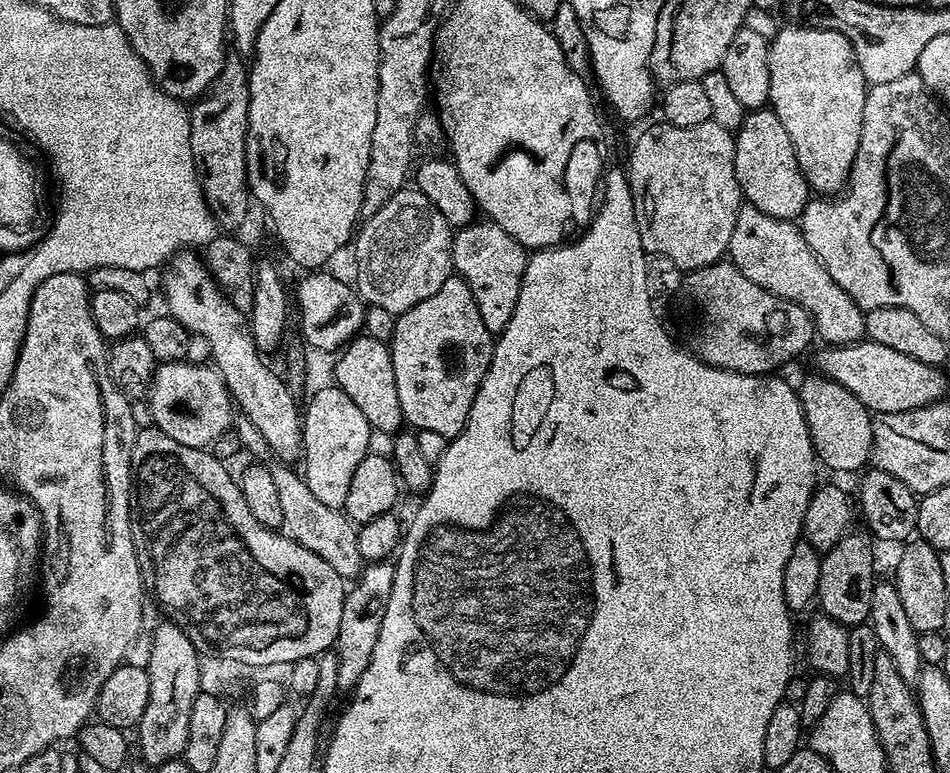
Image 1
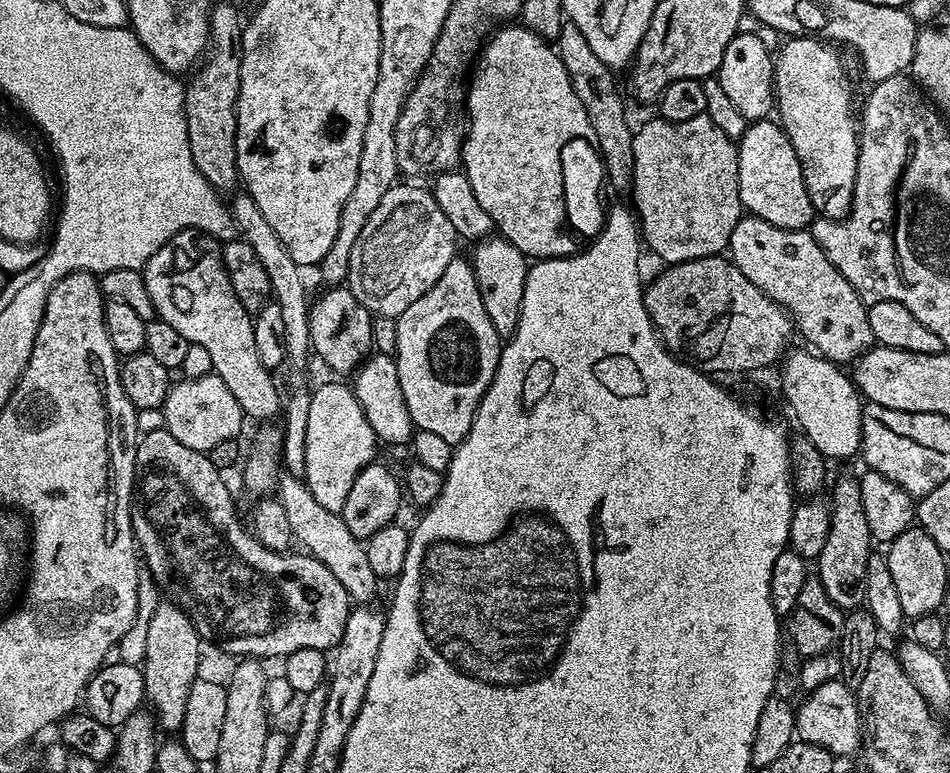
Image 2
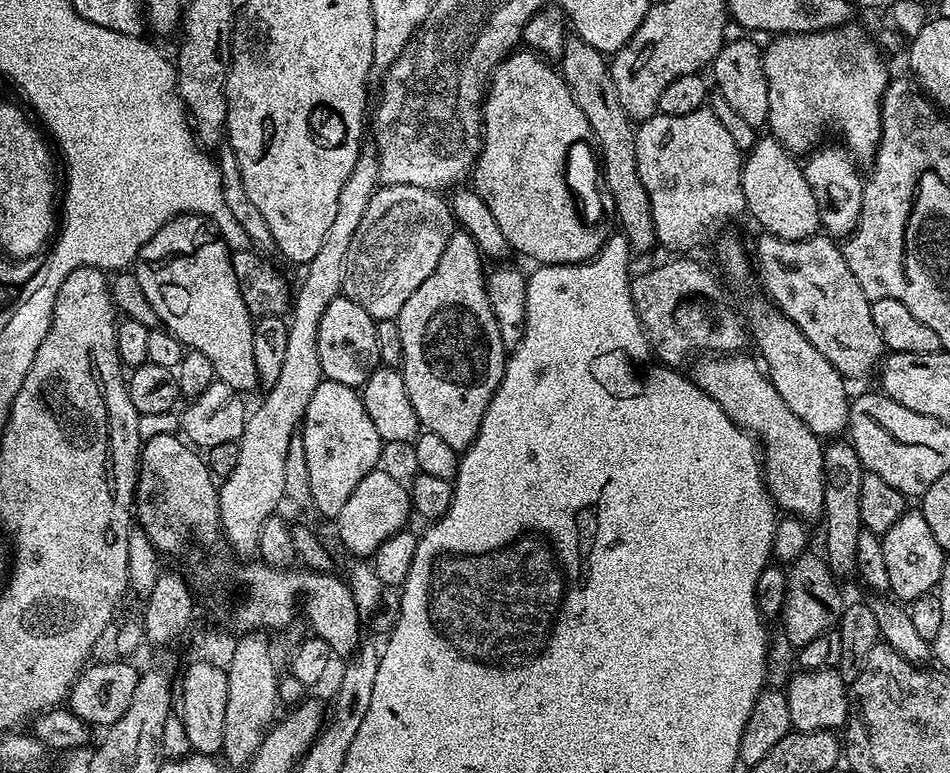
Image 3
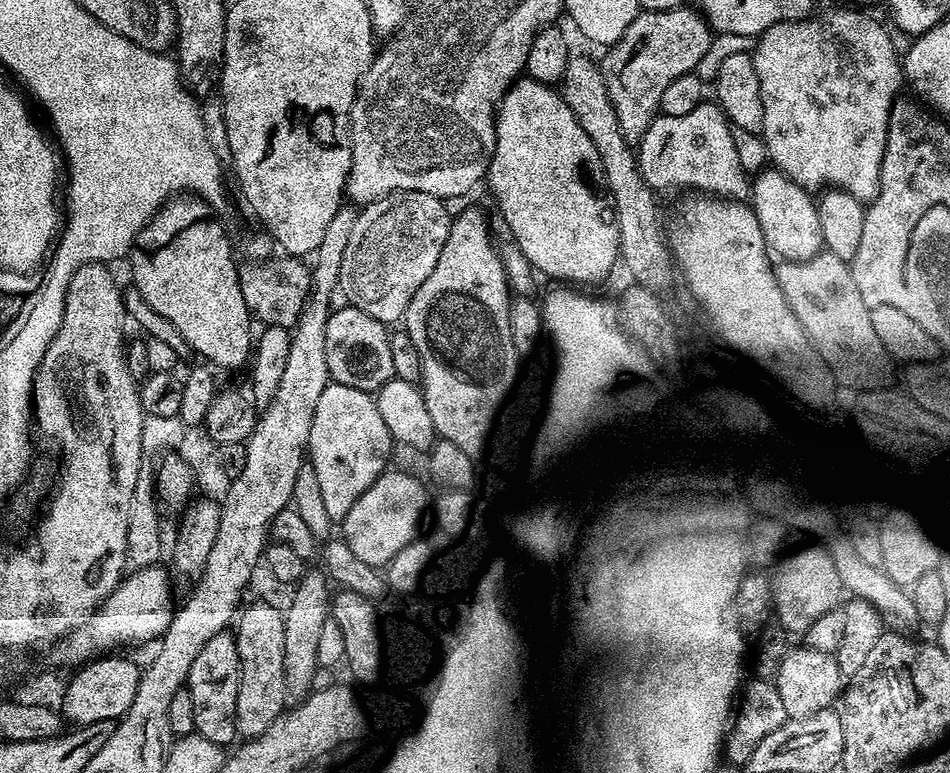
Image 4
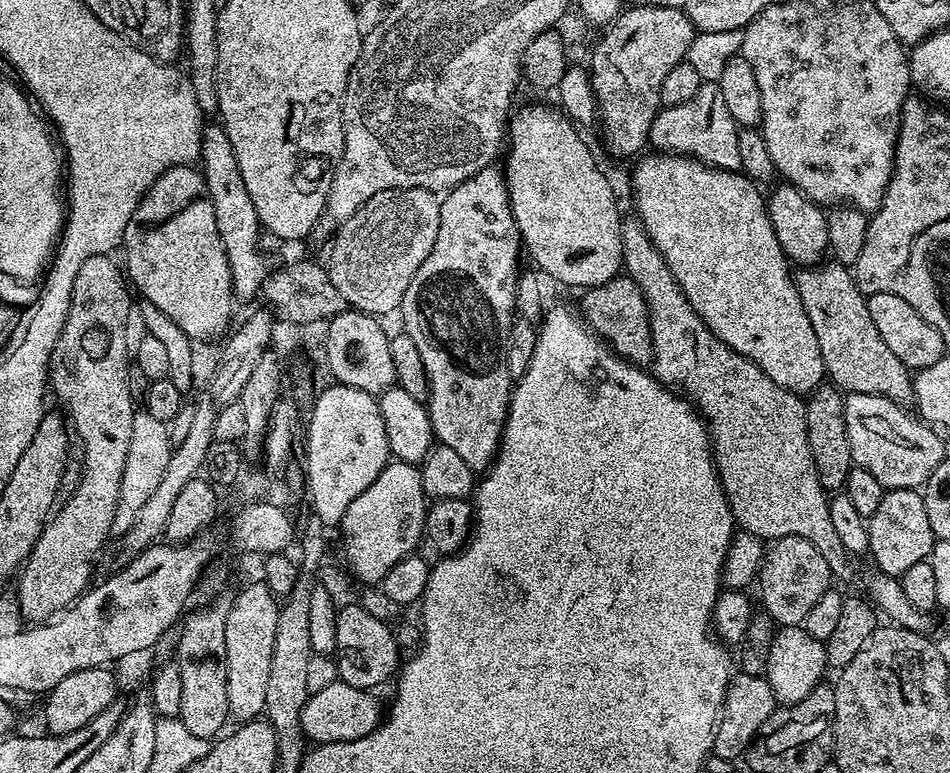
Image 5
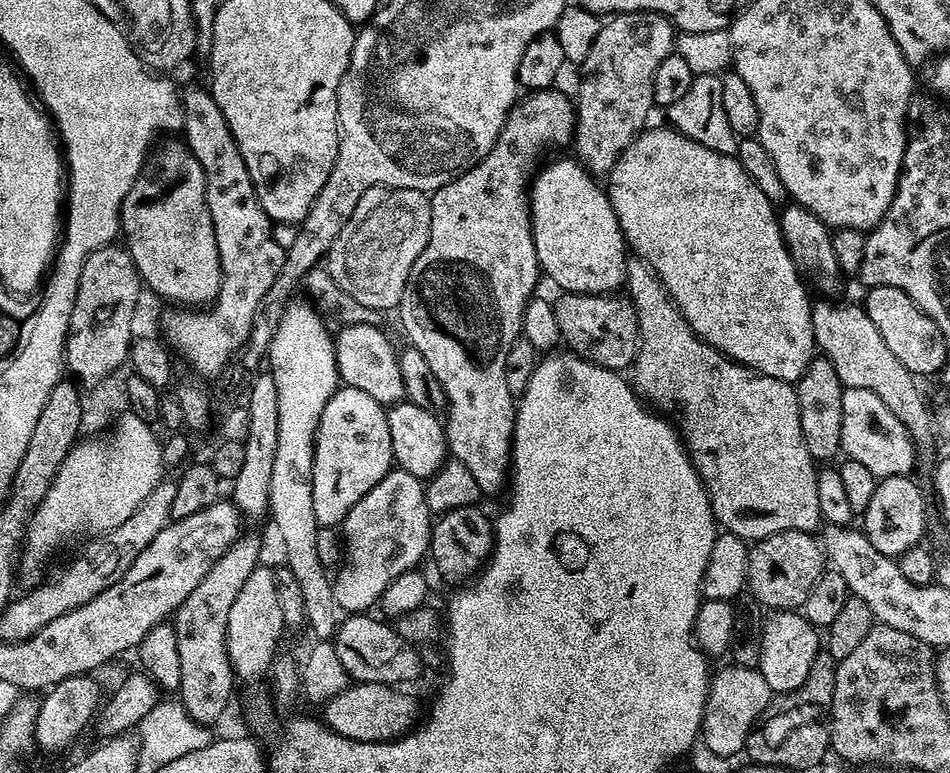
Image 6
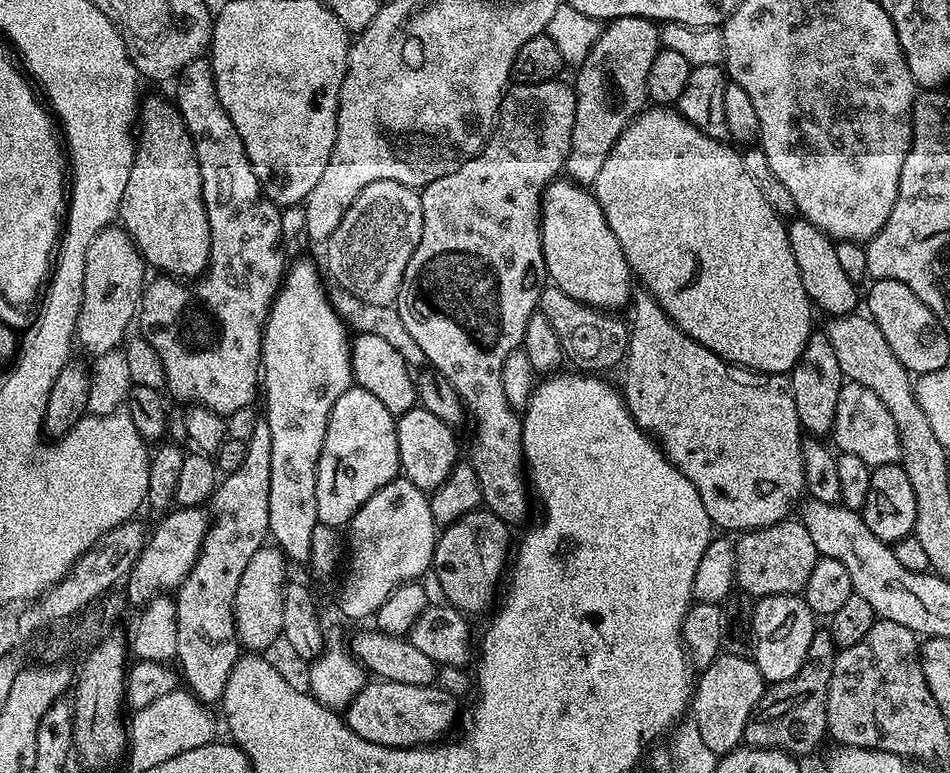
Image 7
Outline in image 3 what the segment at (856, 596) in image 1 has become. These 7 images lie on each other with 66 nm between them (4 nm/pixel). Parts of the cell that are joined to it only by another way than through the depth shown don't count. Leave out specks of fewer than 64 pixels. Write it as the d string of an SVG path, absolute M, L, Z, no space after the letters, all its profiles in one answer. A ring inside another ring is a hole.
M832 438L824 444L824 549L823 555L828 562L828 569L837 578L852 576L856 570L856 551L858 534L864 523L860 512L860 491L864 467L854 450L851 440Z

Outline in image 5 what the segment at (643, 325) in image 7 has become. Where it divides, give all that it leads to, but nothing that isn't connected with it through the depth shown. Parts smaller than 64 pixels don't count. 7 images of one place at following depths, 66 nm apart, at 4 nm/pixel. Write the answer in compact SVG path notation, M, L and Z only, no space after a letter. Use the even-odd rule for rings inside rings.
M625 219L620 229L624 259L622 268L636 283L638 290L642 290L648 307L652 335L651 375L669 389L679 390L698 409L708 429L716 474L720 477L720 485L724 487L724 496L728 500L728 509L732 511L733 521L743 531L761 541L765 540L764 542L781 540L787 536L806 538L806 542L818 546L833 577L850 575L850 556L845 552L842 541L830 522L830 496L824 491L818 478L818 470L814 466L814 458L810 454L805 401L797 393L778 386L778 382L767 376L753 360L726 346L704 325L704 320L690 306L684 291L670 274L670 268L666 266L652 239L644 232L639 219L631 219Z

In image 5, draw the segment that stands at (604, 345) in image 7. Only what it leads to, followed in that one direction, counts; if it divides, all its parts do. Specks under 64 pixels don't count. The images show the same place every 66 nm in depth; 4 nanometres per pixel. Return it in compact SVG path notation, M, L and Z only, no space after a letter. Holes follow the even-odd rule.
M626 274L616 276L597 288L587 289L580 300L579 315L595 335L604 341L607 347L637 366L644 366L652 359L652 335L648 307L642 290Z

